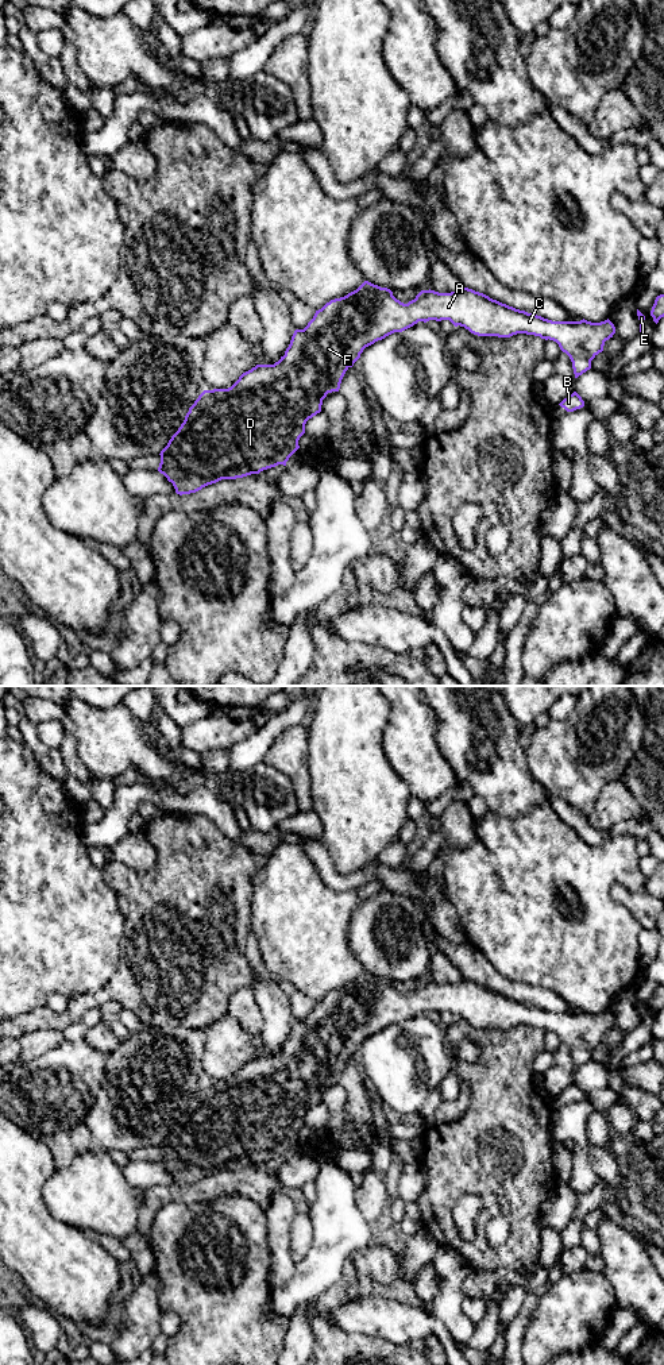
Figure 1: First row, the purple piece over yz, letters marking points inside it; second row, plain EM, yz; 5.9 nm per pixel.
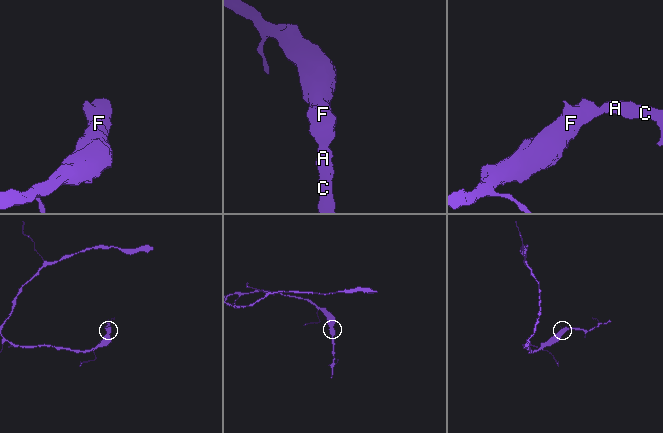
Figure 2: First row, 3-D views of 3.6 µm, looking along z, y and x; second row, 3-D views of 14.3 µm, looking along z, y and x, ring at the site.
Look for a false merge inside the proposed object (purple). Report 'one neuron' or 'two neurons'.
one neuron

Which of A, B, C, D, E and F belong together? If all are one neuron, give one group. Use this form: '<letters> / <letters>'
A B C D E F

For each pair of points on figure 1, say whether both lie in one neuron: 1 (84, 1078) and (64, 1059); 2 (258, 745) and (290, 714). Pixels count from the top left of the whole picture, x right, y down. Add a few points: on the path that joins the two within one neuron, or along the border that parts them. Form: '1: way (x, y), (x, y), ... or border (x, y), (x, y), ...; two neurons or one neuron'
1: way (78, 1074), (69, 1064); one neuron
2: way (265, 737), (282, 721); one neuron

